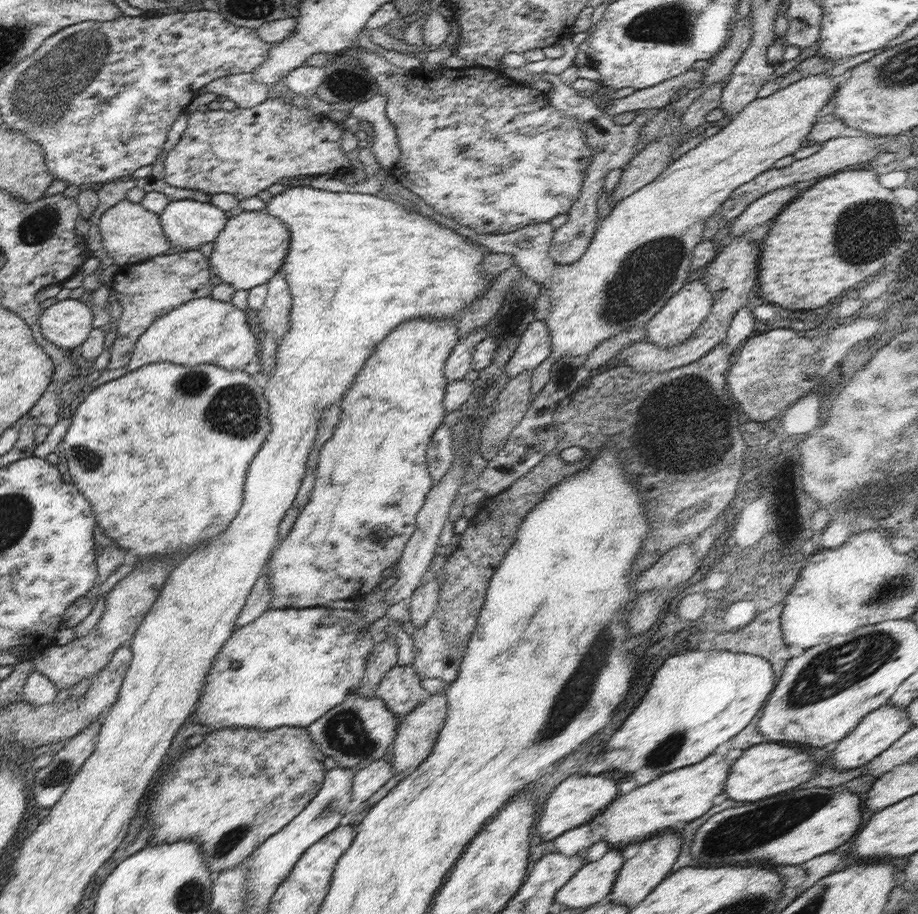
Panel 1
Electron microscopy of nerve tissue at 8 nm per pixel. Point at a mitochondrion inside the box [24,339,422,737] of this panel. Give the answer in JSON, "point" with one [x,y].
{"point":[234,411]}

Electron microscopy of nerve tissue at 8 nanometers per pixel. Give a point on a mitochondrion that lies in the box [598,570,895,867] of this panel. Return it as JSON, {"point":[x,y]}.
{"point":[736,835]}

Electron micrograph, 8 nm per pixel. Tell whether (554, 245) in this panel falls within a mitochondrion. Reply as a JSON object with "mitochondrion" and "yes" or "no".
{"mitochondrion":"no"}

